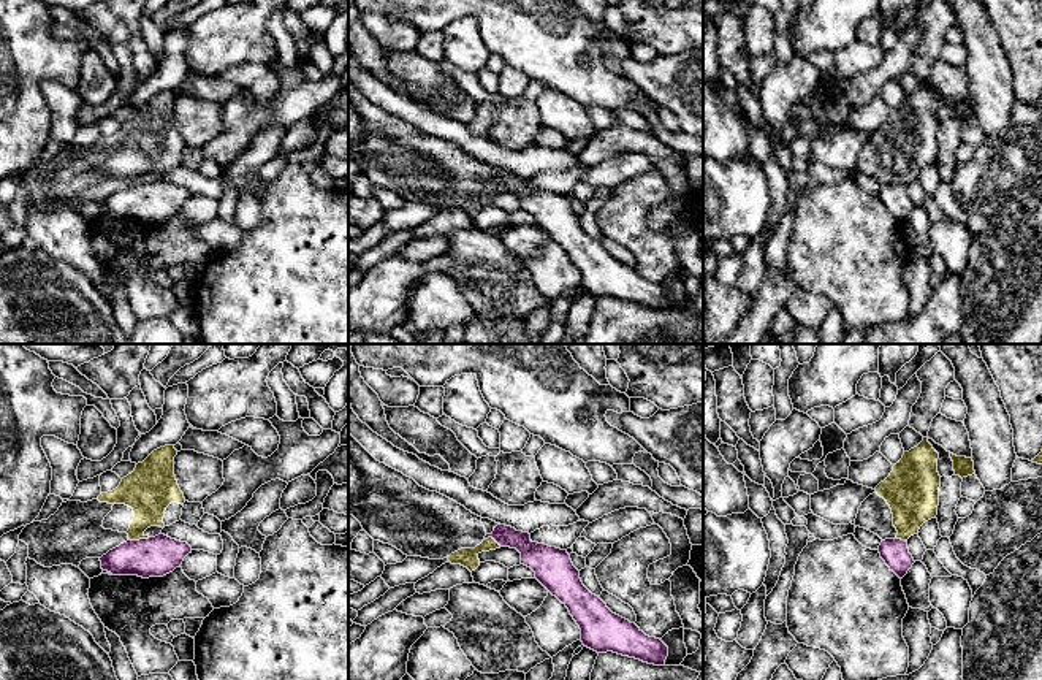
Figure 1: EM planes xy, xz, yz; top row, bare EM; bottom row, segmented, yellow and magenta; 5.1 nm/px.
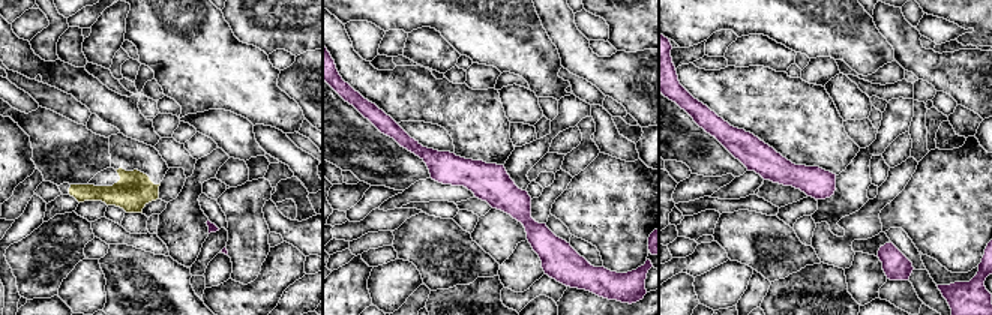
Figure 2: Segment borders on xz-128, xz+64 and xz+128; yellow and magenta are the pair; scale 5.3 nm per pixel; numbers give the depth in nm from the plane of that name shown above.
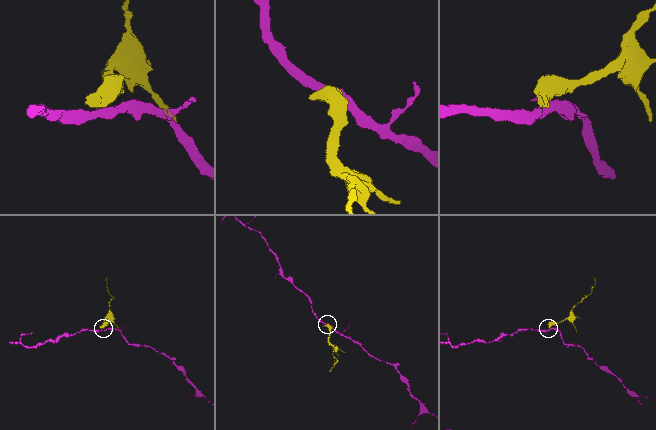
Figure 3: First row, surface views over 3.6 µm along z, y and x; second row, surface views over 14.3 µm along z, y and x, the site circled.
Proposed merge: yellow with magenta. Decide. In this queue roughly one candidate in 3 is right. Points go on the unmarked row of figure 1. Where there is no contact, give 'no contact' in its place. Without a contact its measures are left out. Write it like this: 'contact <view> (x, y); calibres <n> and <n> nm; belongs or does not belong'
contact xy (138, 184); calibres 240 and 200 nm; does not belong

